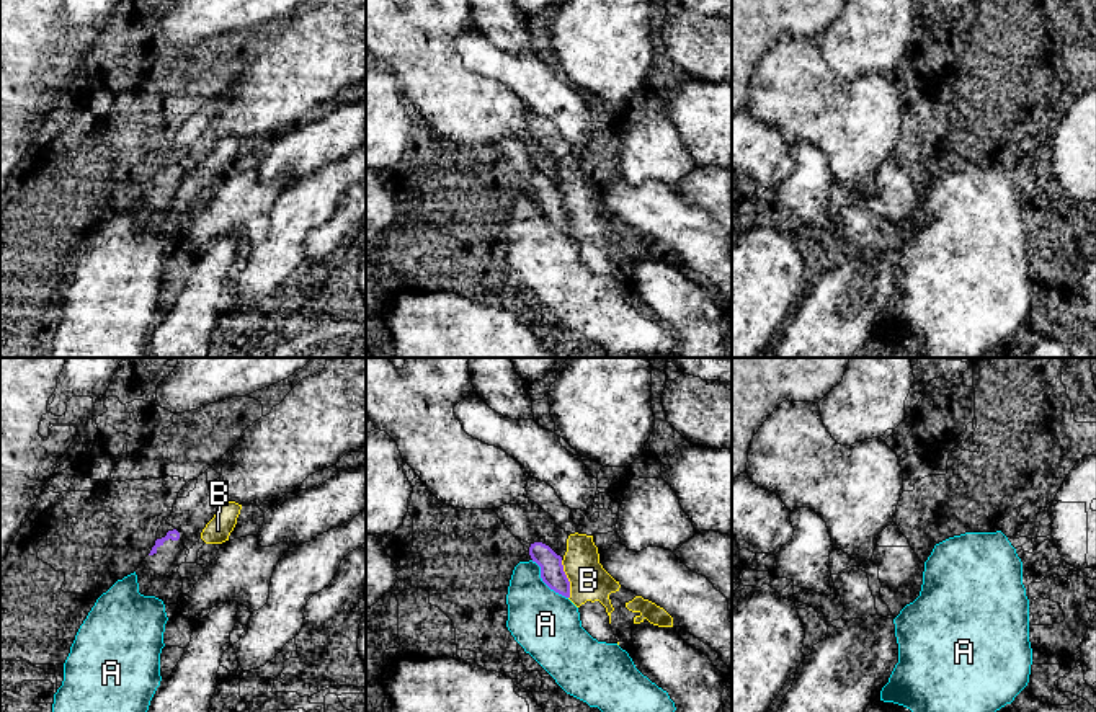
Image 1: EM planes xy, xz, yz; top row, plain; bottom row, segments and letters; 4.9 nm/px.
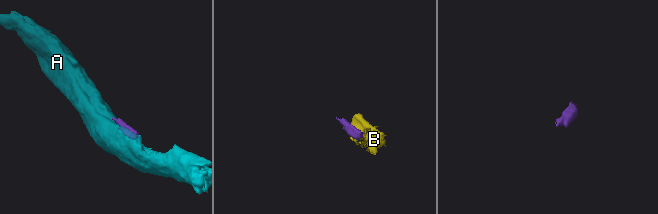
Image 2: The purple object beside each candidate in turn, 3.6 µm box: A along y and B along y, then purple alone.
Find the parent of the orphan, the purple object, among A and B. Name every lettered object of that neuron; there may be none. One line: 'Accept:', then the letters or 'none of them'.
Accept: none of them

